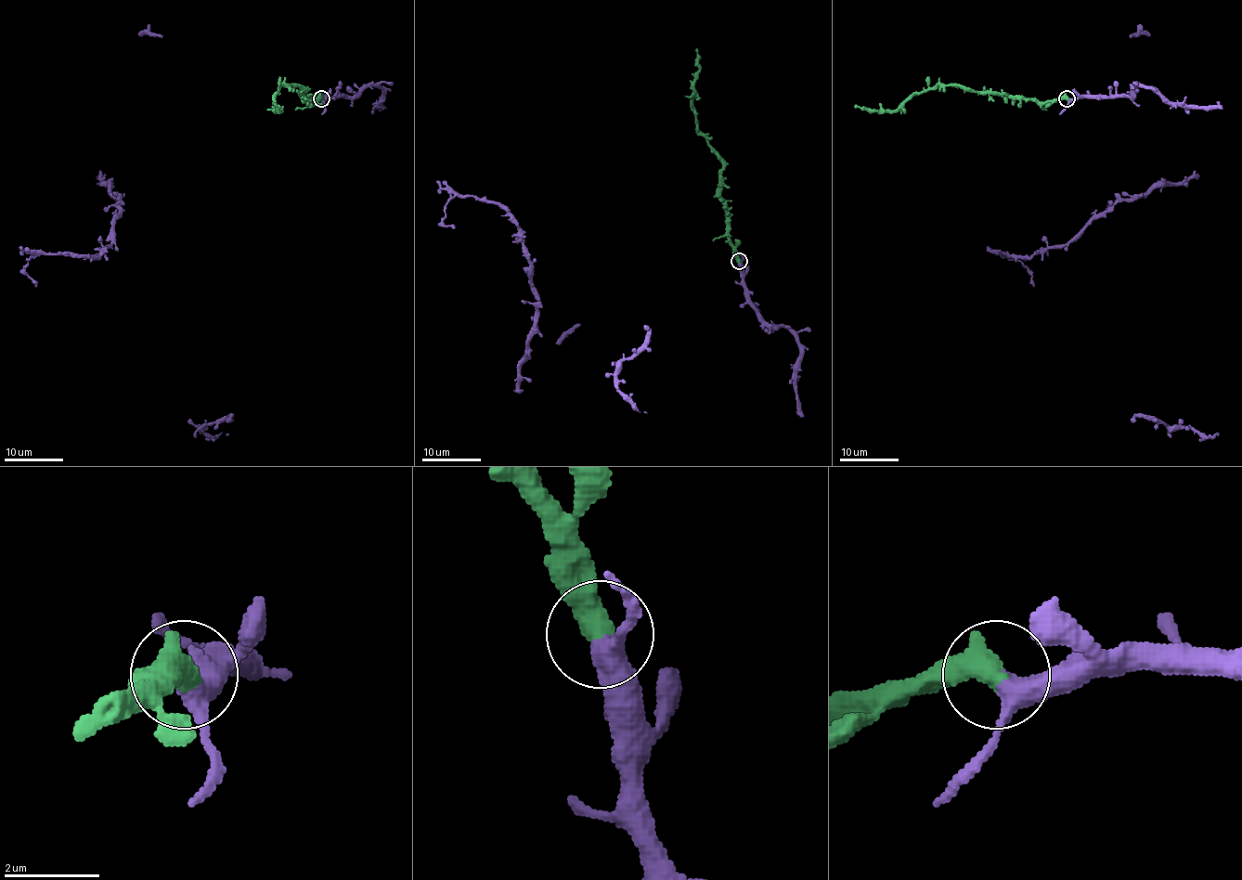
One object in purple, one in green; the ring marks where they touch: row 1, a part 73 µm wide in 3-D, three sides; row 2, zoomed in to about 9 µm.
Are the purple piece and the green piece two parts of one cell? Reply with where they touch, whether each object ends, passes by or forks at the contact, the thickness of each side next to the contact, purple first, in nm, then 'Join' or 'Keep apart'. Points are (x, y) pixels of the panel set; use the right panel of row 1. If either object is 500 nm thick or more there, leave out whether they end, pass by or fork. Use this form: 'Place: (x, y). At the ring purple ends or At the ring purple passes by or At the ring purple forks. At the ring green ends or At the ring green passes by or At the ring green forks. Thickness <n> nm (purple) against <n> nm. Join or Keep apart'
Place: (1067, 98). Thickness 360 nm (purple) against 600 nm. Join

